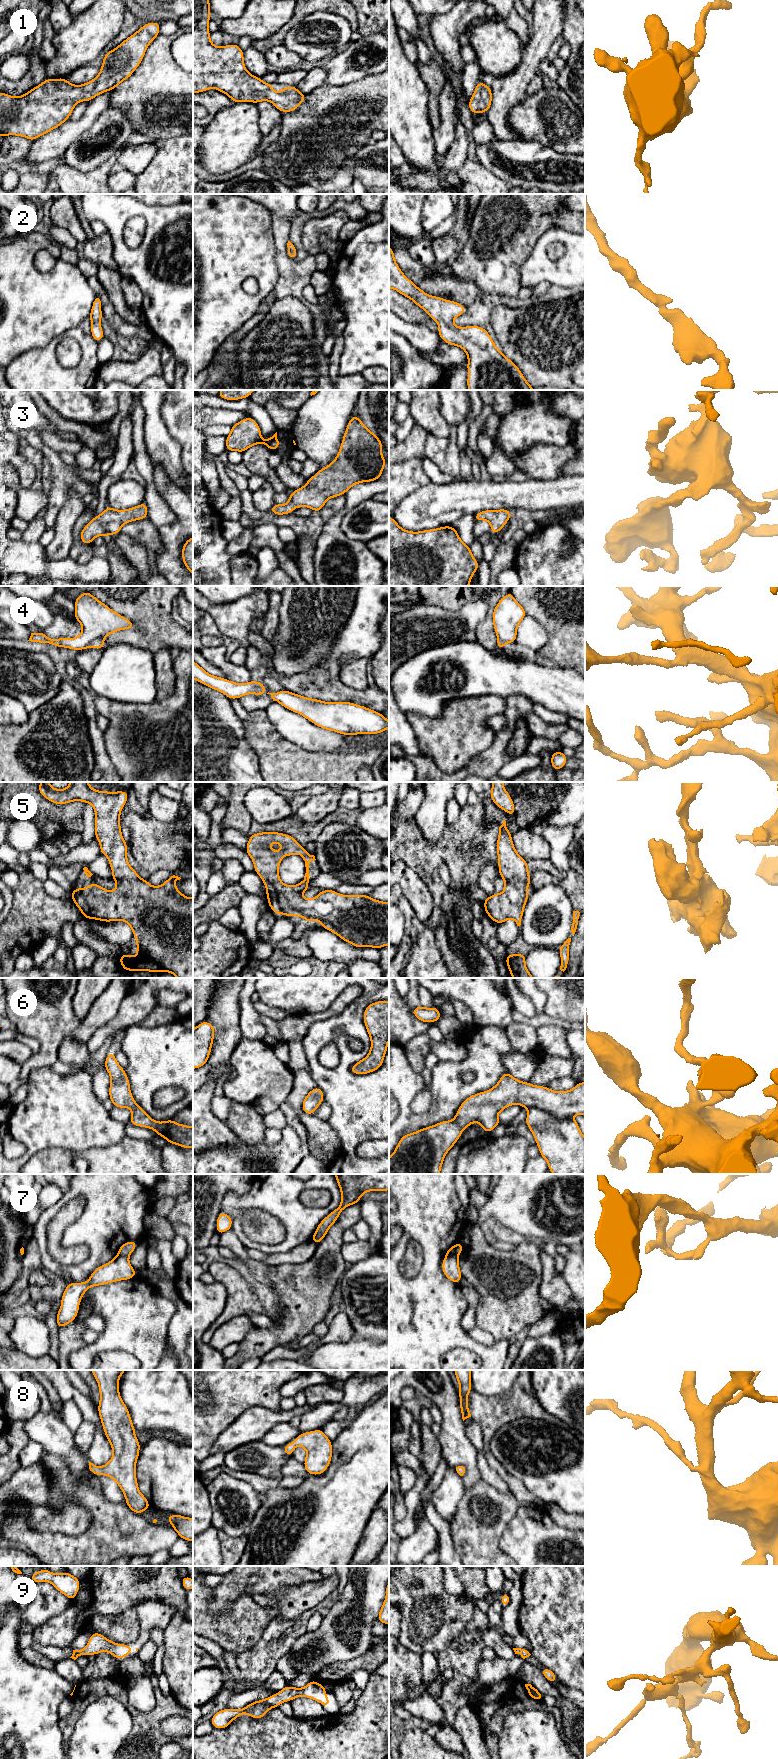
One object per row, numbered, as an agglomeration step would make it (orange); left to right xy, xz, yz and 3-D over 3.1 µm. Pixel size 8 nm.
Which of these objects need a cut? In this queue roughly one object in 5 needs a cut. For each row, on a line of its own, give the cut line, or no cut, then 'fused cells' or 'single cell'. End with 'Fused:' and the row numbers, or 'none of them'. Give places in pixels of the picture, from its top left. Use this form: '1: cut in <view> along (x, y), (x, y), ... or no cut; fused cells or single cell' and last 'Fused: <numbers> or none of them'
1: no cut; single cell
2: no cut; single cell
3: no cut; single cell
4: no cut; single cell
5: no cut; single cell
6: no cut; single cell
7: cut in yz along (447, 1254), (455, 1254), (457, 1256); fused cells
8: no cut; single cell
9: no cut; single cell
Fused: 7

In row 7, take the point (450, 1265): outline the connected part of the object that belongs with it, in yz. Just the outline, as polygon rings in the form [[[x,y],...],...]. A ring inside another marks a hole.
[[[447,1255],[442,1261],[444,1275],[453,1283],[459,1284],[462,1276],[459,1267],[459,1258],[456,1255]]]

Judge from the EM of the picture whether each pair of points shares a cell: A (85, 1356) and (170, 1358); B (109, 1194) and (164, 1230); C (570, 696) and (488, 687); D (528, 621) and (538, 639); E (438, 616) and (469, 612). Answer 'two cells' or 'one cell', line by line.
A: two cells
B: two cells
C: one cell
D: one cell
E: one cell

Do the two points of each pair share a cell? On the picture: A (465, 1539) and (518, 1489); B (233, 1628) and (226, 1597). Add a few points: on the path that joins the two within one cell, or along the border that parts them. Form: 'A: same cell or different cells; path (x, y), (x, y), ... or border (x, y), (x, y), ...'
A: different cells; border (511, 1492), (520, 1504)
B: different cells; border (249, 1595), (240, 1595), (226, 1610), (209, 1606)

